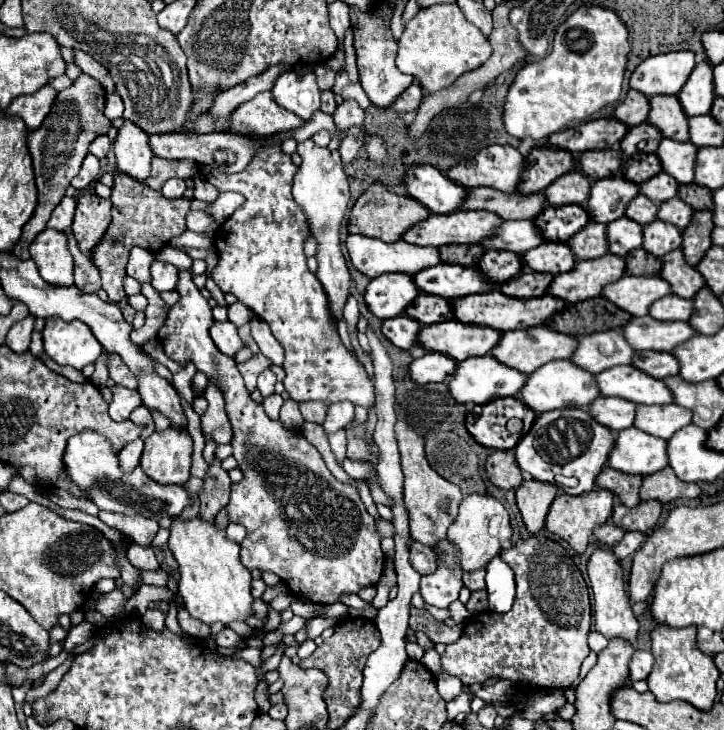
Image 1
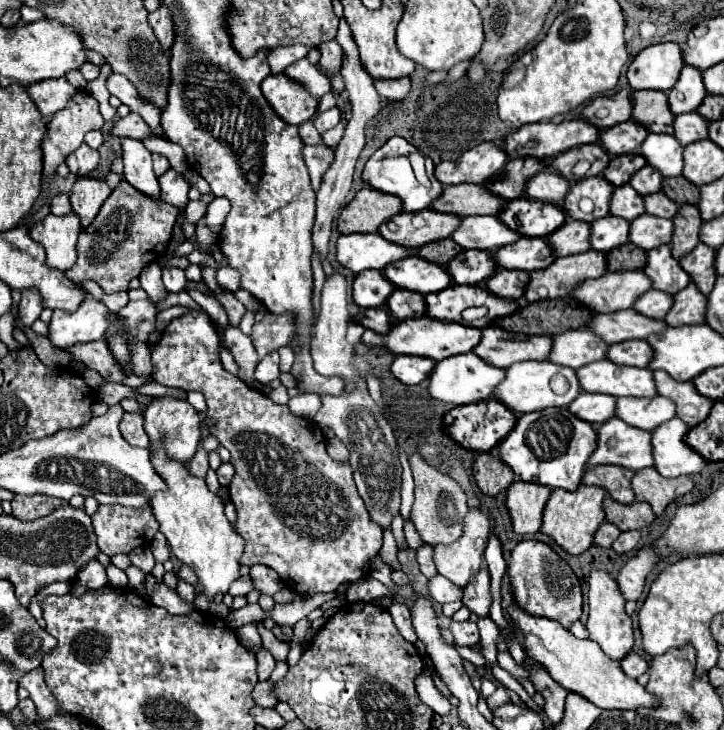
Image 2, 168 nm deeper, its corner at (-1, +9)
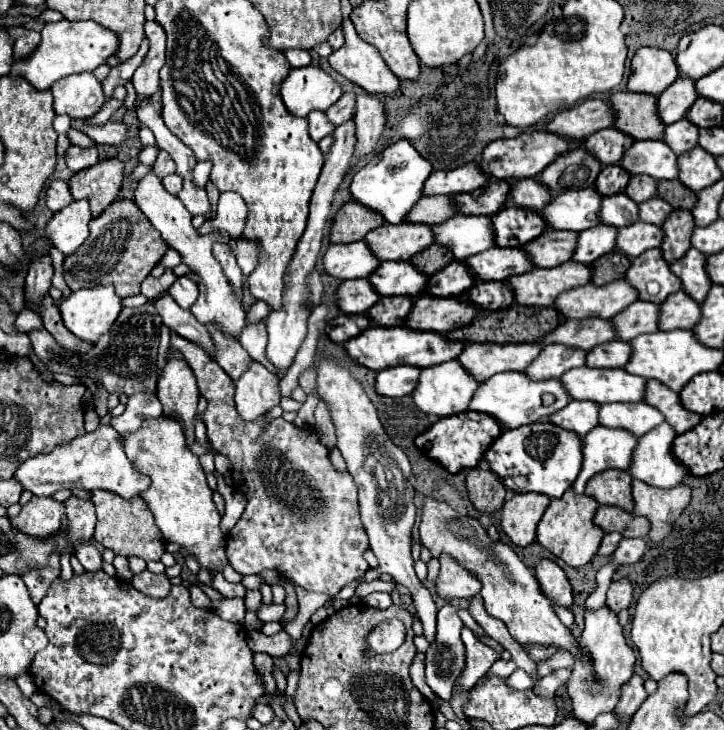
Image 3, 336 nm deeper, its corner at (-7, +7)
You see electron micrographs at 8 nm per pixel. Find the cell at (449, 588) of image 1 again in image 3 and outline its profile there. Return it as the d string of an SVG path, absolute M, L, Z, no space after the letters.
M450 603L438 611L436 619L438 619L436 621L436 637L426 651L426 683L442 701L450 701L454 683L460 677L460 673L464 669L464 661L466 661L466 649L464 649L464 643L460 641L460 631L462 631L464 623L460 621L456 607Z

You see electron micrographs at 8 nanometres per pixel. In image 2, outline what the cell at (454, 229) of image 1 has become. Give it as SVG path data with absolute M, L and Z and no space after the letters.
M422 209L422 213L398 213L388 223L384 223L378 233L404 247L422 247L426 243L446 239L464 217L454 213L438 213L434 209Z

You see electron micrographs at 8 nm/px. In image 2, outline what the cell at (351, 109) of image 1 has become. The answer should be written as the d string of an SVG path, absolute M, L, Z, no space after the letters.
M342 119L332 131L326 131L326 133L322 135L322 139L326 141L328 147L336 147L338 141L342 139L342 135L344 135L344 129L346 129L346 119Z

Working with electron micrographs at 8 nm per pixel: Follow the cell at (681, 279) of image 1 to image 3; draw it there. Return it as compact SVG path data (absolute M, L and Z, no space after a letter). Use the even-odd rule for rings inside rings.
M648 249L640 257L632 259L624 277L632 287L636 287L640 301L662 303L668 295L680 291L682 287L680 279L668 269L668 263L664 261L660 249ZM650 281L656 281L660 285L660 291L656 295L648 295L646 291L646 285Z

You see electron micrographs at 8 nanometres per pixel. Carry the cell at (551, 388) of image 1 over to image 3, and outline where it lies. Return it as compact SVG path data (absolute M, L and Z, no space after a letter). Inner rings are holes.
M508 371L508 373L498 373L492 379L484 381L476 389L476 395L472 395L472 401L468 403L468 411L478 411L478 413L492 415L502 425L502 429L508 431L508 429L516 429L520 425L538 423L538 421L546 419L550 413L562 409L568 401L570 401L570 397L564 391L564 387L558 383L558 379L532 381L524 373ZM544 393L554 395L554 403L552 405L544 405L544 401L542 401Z

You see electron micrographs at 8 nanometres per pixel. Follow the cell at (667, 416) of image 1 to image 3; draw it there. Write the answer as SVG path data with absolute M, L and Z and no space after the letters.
M640 401L640 403L608 403L598 409L600 425L610 429L626 429L632 435L640 437L648 433L652 427L660 425L664 417L656 407Z

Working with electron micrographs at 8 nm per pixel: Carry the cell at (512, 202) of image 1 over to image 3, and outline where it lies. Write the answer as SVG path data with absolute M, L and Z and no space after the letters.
M436 195L436 197L422 197L412 211L404 217L410 223L424 223L424 225L436 225L444 223L456 215L456 207L448 195Z

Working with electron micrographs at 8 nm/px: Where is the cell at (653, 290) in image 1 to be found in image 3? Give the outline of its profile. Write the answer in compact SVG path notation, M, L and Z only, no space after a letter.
M624 279L616 283L608 283L604 287L596 287L592 283L564 291L556 297L556 311L566 319L612 319L622 309L638 299L638 293Z

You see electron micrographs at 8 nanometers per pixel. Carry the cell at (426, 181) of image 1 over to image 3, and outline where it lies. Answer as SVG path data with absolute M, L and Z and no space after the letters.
M402 139L386 147L382 153L376 153L358 173L354 173L350 193L358 203L380 213L386 223L398 225L422 197L422 185L430 173L430 163L406 139Z

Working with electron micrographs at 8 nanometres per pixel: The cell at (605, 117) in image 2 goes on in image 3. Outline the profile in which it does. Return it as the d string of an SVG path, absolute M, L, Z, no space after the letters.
M586 99L584 103L556 113L548 123L546 131L548 133L558 133L568 139L578 139L588 137L604 127L614 125L614 113L608 101L600 99Z

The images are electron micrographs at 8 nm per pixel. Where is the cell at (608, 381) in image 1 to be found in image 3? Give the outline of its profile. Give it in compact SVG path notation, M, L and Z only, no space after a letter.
M578 367L566 371L560 379L570 399L594 401L594 403L628 403L642 401L644 383L636 375L628 375L624 369L590 369Z

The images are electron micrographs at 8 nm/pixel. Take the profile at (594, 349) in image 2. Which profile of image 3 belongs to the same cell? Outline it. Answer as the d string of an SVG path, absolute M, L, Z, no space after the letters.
M546 345L540 355L524 369L524 375L532 381L544 381L544 379L558 379L564 371L582 367L584 365L586 351L566 347L566 345Z

